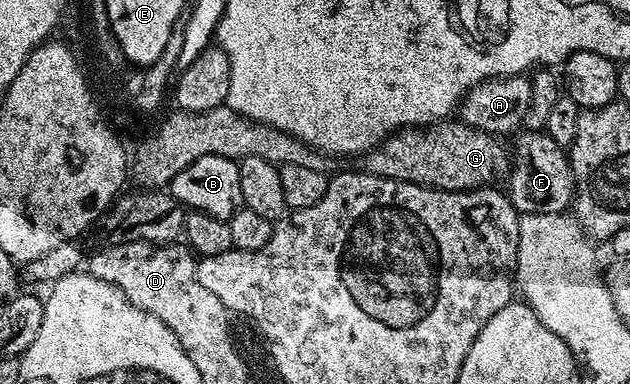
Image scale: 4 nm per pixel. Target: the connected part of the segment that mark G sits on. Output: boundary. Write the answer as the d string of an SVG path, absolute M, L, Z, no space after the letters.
M445 119L434 125L401 129L390 137L384 138L374 149L363 154L363 172L373 173L375 177L385 177L395 181L405 181L415 185L425 185L428 189L445 189L451 193L462 193L465 189L482 189L493 184L496 176L507 174L510 157L504 154L497 138L491 133L483 133L464 124L459 119Z

